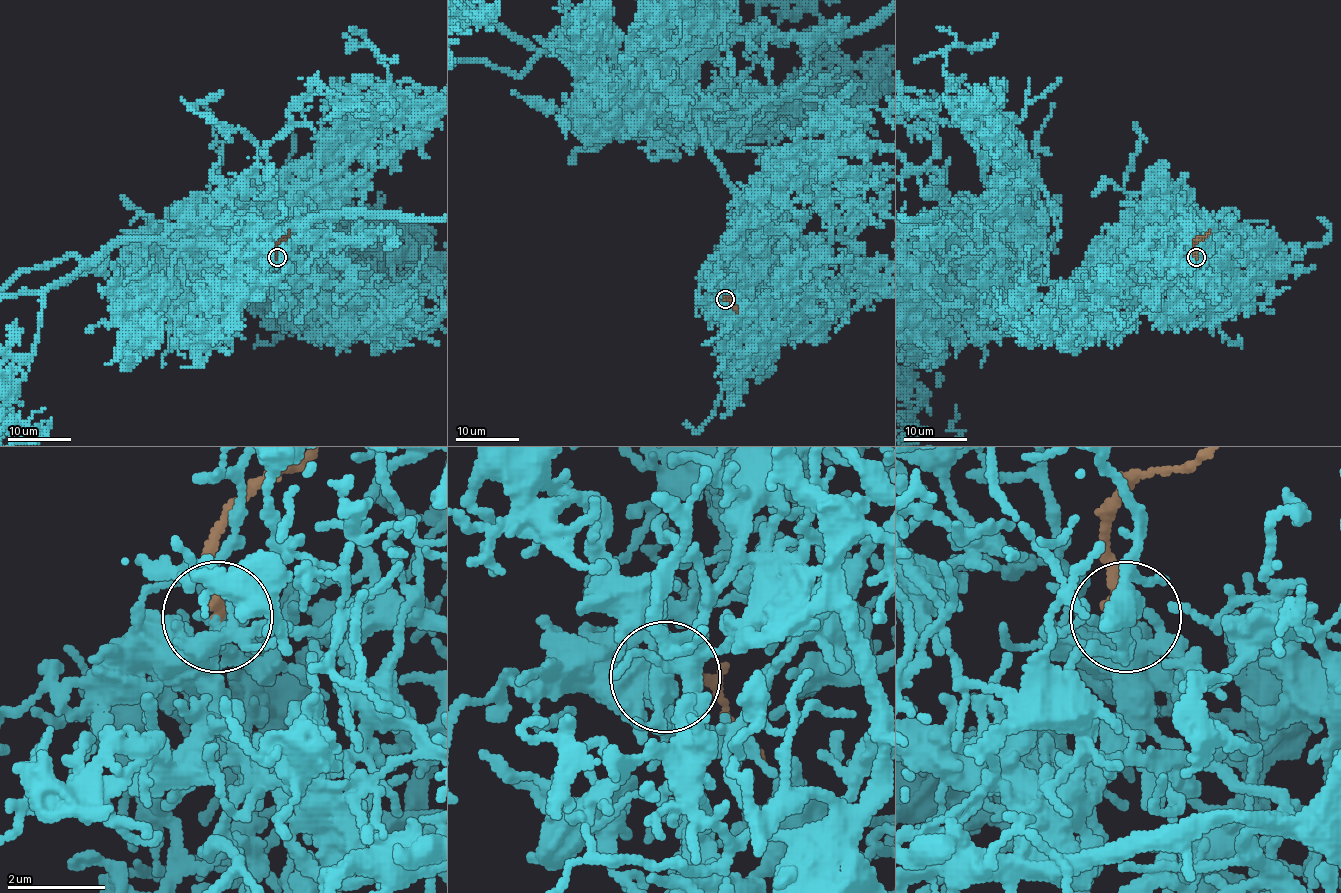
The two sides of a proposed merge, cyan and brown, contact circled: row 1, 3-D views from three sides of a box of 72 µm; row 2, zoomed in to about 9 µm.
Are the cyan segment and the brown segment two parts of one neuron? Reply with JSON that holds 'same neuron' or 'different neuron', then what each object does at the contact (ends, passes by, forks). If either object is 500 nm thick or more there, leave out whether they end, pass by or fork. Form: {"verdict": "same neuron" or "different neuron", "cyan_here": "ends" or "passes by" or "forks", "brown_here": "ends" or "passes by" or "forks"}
{"verdict": "same neuron", "cyan_here": "forks", "brown_here": "ends"}

